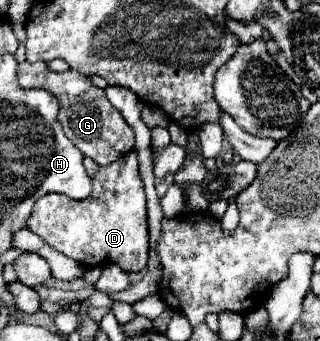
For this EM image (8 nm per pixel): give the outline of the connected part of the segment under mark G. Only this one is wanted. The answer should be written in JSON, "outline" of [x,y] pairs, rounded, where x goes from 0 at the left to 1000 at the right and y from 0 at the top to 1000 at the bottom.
{"outline":[[[72,182],[53,199],[53,229],[66,258],[141,258],[178,282],[191,305],[184,358],[197,364],[197,387],[259,446],[259,457],[278,457],[303,481],[328,487],[366,469],[372,457],[384,457],[391,446],[416,440],[416,422],[422,422],[416,375],[384,352],[372,323],[359,323],[341,305],[341,293],[328,287],[328,270],[291,252],[272,223],[247,217],[241,205],[172,217],[134,182],[109,182],[109,188]]]}

